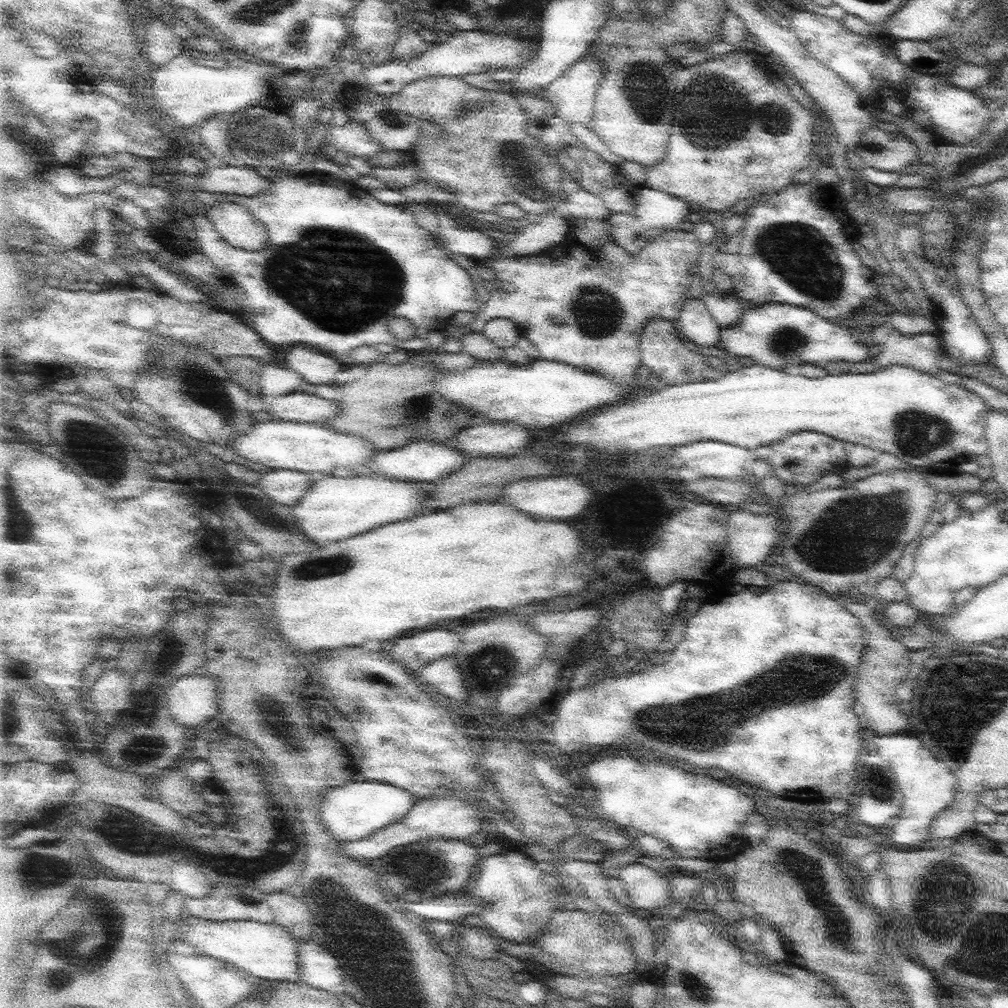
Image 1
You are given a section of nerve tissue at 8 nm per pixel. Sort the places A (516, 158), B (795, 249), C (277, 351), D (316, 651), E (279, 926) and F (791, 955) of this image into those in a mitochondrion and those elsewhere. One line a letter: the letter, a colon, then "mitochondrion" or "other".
A: mitochondrion
B: mitochondrion
C: other
D: other
E: other
F: other

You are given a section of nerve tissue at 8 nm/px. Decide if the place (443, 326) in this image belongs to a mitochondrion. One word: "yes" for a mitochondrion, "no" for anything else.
no

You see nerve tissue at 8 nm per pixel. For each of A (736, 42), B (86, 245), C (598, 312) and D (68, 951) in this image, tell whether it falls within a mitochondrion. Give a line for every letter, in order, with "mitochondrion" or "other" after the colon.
A: other
B: other
C: mitochondrion
D: mitochondrion

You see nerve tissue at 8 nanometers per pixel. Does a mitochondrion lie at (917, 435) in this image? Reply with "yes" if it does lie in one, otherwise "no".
yes

